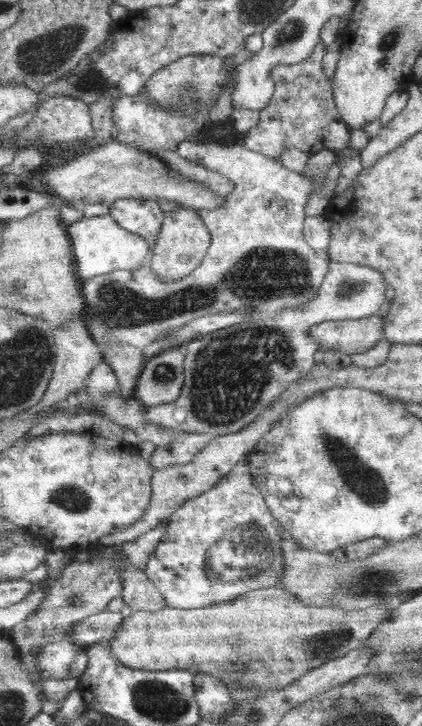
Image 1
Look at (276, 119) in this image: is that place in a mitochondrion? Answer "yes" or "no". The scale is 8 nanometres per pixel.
no

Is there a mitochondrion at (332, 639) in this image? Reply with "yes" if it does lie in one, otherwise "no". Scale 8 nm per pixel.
yes

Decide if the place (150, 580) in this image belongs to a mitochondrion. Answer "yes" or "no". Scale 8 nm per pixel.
no

